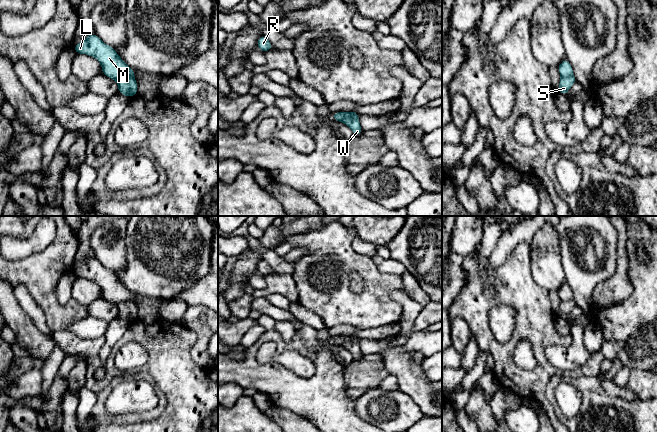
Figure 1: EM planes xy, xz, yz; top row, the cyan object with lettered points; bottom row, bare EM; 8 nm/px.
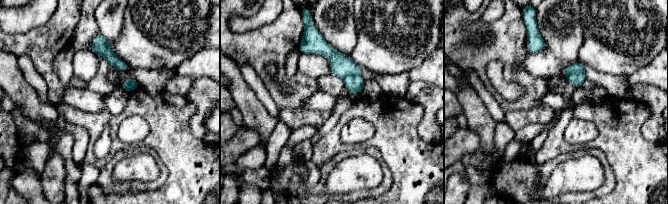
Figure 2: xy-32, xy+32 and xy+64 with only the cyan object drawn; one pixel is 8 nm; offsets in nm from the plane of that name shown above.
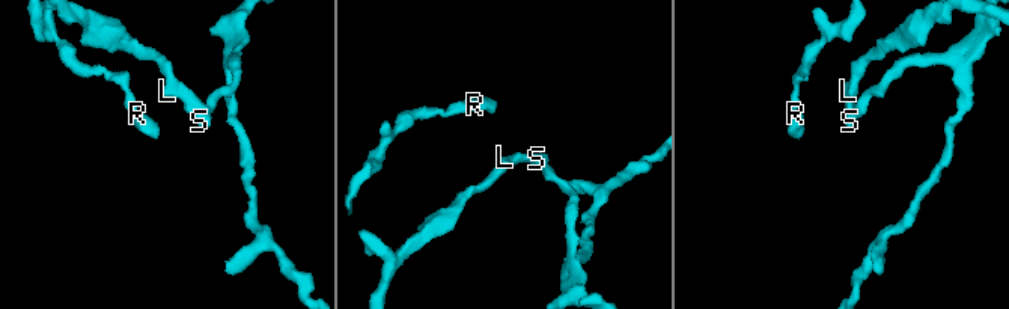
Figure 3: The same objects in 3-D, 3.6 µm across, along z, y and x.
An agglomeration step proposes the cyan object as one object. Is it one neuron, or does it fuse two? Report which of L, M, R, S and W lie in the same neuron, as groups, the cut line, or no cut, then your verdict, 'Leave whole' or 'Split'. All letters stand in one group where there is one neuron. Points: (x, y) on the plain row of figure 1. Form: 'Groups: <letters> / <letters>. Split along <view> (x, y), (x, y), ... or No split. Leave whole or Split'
Groups: L M R / S W. Split along xy (132, 300), (124, 300), (116, 304). Split

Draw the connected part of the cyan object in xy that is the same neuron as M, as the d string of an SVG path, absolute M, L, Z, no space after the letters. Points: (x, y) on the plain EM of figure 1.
M95 257L87 259L72 272L77 278L86 278L96 282L102 291L102 298L113 304L135 300L131 293L117 278L116 274L105 268Z

